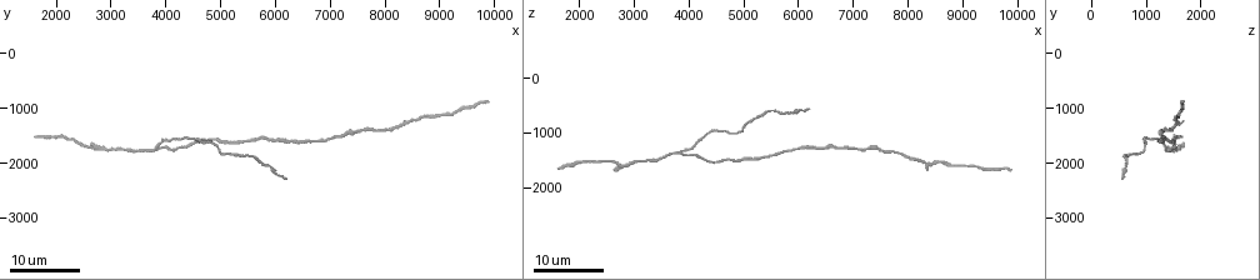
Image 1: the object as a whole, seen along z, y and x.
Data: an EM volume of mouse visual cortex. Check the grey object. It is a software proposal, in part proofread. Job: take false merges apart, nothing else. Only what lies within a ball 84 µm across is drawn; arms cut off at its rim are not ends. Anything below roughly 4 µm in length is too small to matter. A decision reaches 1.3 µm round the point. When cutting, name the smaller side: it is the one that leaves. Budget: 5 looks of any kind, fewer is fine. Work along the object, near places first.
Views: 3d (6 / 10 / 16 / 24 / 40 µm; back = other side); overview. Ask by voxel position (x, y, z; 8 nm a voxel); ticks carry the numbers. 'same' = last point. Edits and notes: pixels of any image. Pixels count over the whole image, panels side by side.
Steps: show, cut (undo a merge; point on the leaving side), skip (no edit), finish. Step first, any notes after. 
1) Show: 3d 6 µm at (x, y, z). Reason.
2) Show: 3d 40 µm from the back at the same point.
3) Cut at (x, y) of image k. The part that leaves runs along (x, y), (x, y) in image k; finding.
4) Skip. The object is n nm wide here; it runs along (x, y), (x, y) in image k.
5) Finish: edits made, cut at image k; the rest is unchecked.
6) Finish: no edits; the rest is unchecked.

Show: 3d 16 µm at (5450, 1650, 1400).

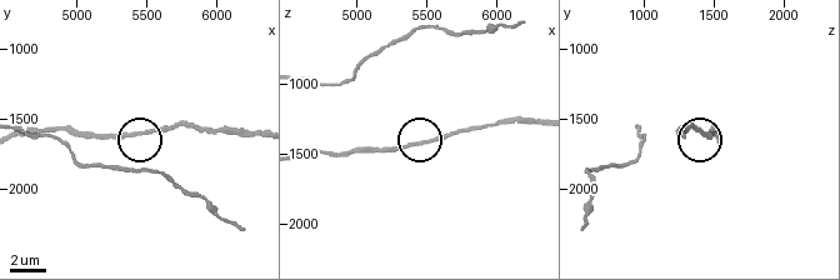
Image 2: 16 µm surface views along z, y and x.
Show: 3d 6 µm at (5480, 1600, 1420).

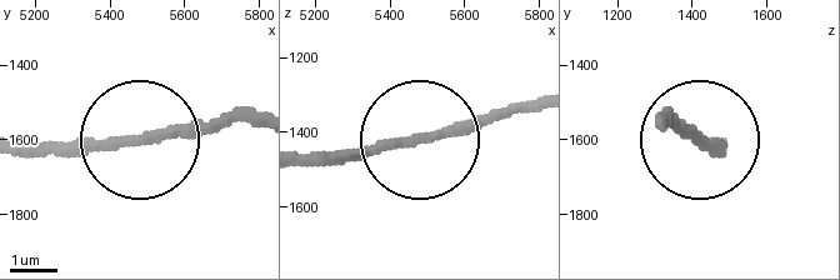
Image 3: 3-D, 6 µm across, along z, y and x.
Skip. The object is 200 nm wide here; it runs along (136, 140), (29, 153) in image 3; continuous, no second cell.

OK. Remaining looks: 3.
Show: 3d 16 µm at (3800, 1750, 1400). Three arms meet.

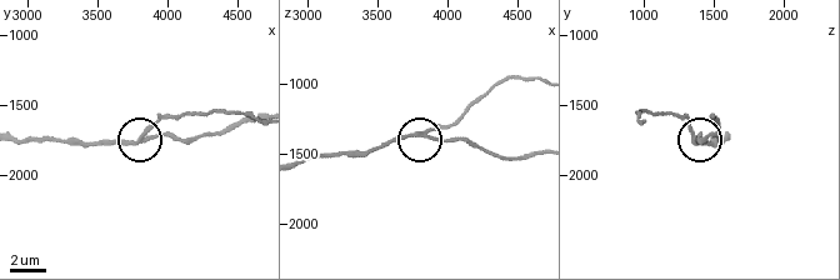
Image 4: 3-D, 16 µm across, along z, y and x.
Show: 3d 6 µm at (3820, 1720, 1340).

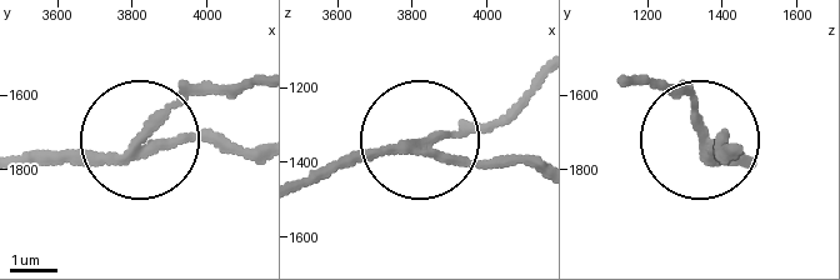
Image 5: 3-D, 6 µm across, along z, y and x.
Cut at (186, 86) of image 5. 3 arms meet here; a second cell is stuck on.

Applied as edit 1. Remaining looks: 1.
Finish: edits made, cut at image 5; the rest is unchecked.

